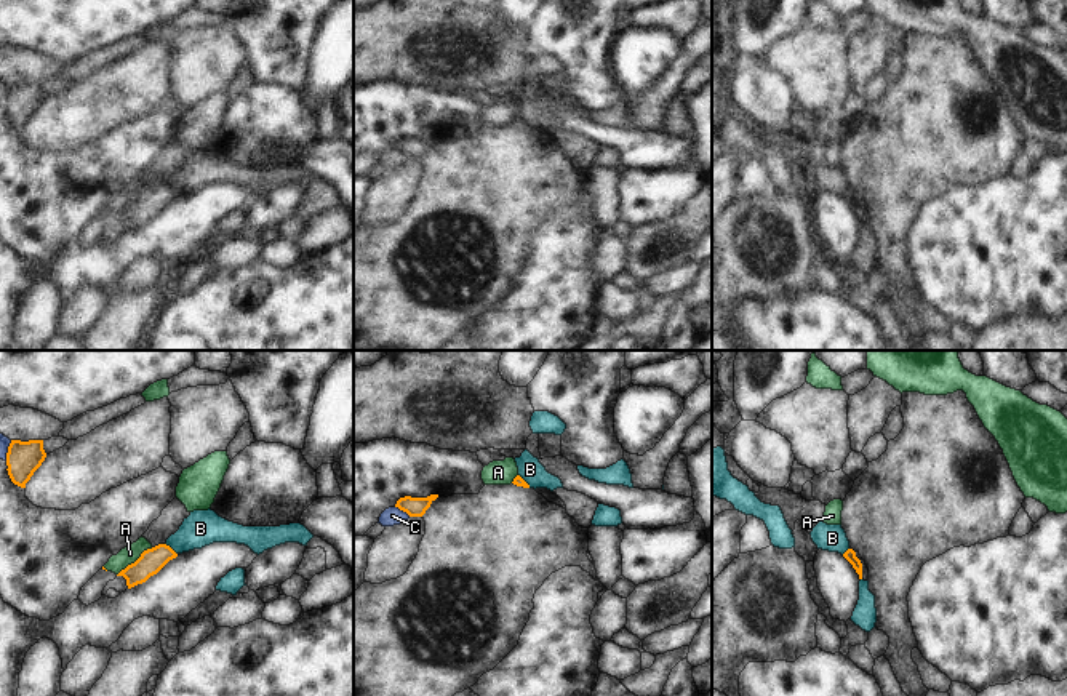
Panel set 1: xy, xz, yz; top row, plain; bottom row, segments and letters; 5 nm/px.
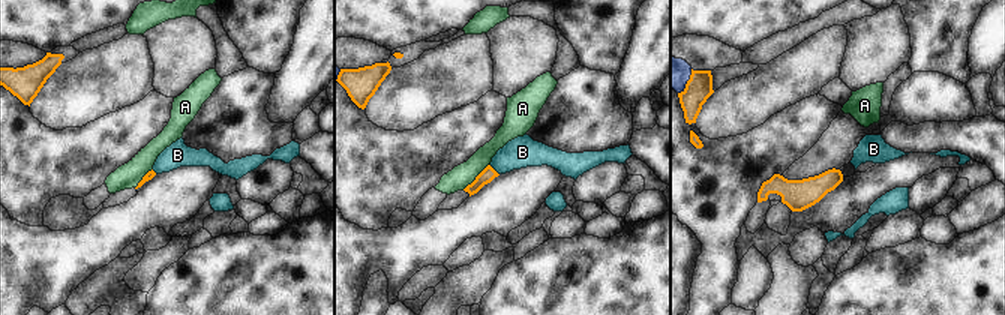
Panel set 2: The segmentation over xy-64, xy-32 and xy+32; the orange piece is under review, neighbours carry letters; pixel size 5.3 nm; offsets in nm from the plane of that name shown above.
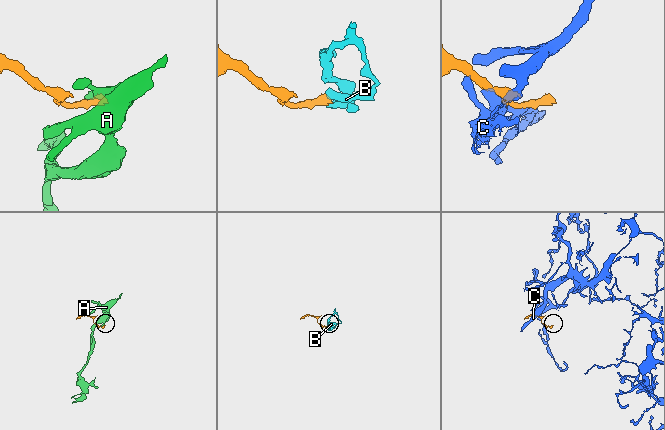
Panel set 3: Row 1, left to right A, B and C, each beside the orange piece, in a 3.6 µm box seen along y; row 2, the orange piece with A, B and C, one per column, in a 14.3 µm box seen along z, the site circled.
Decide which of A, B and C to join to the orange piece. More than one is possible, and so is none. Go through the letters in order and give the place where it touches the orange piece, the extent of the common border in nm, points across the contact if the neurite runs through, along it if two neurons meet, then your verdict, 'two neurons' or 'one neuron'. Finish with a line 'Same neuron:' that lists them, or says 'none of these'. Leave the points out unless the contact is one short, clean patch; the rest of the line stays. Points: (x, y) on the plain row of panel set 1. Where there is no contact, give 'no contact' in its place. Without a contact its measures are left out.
A: xy (136, 202) | 240 nm | along xy (152, 189), (147, 189), (117, 216) | two neurons
B: xy (171, 191) | 90 nm | along xy (165, 184), (176, 196) | two neurons
C: xz (403, 152) | 90 nm | two neurons
Same neuron: none of these

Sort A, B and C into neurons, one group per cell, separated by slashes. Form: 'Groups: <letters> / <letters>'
Groups: A / B C.

